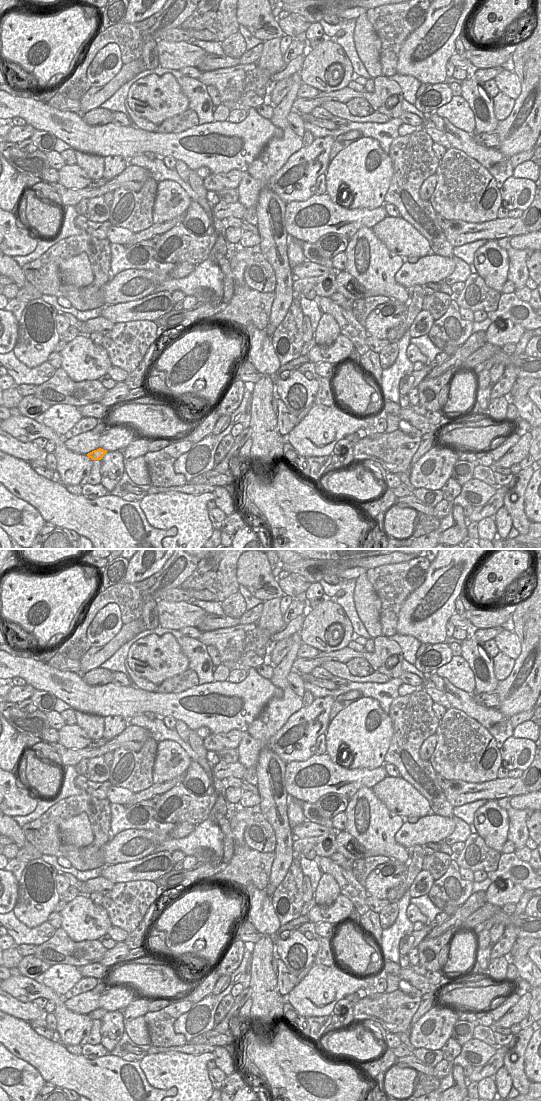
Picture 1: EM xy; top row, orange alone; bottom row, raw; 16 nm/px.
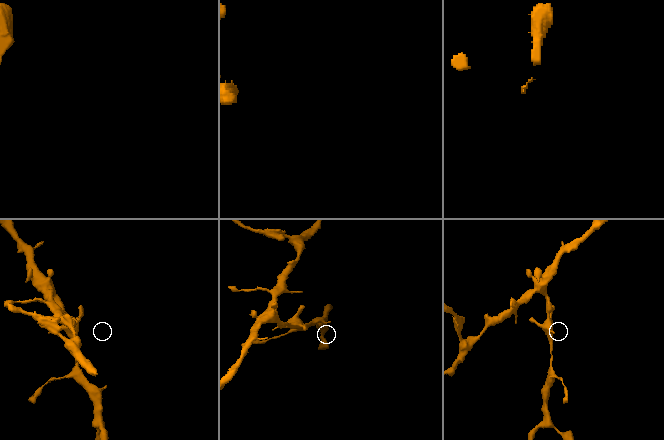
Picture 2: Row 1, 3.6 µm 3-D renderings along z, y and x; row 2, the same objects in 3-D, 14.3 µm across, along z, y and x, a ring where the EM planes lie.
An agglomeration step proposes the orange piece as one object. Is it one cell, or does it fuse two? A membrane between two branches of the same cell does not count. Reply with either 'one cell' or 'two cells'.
one cell

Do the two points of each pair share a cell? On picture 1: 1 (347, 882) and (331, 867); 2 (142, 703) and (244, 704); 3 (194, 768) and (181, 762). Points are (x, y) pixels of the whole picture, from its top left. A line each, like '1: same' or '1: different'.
1: same
2: same
3: different

